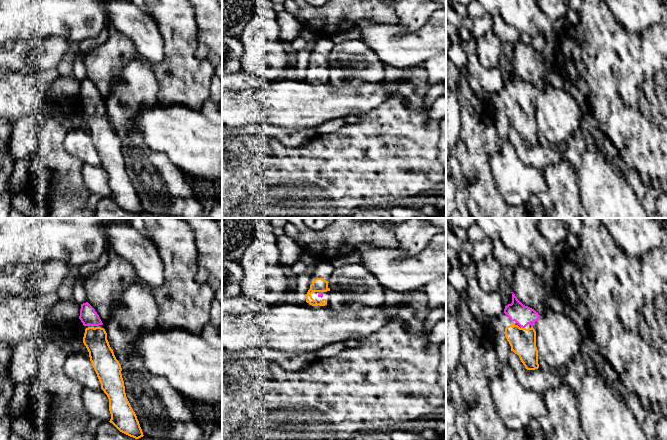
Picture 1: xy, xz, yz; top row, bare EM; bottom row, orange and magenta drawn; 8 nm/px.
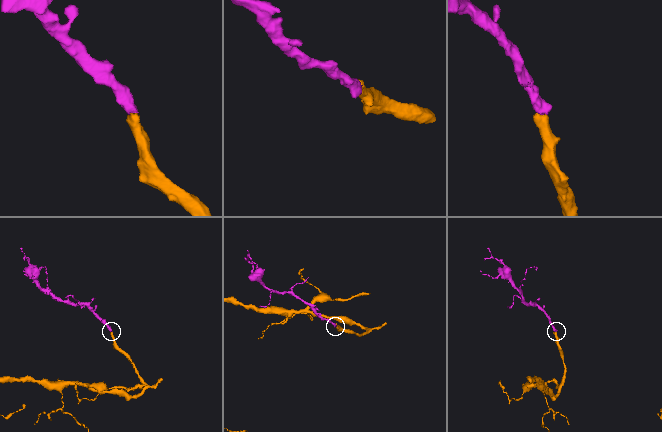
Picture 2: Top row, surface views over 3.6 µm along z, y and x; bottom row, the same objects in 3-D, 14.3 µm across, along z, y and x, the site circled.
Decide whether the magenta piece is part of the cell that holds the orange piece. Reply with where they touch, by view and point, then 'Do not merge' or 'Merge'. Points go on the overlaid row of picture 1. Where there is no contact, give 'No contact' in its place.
Touches orange at yz (523, 328). Merge

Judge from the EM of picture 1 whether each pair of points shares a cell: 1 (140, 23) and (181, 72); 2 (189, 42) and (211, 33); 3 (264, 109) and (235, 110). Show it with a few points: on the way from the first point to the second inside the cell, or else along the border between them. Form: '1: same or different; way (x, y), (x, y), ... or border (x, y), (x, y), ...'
1: different; border (159, 29), (164, 42), (164, 58), (150, 64)
2: different; border (195, 16), (195, 55), (202, 61)
3: same; way (257, 109), (242, 109)

